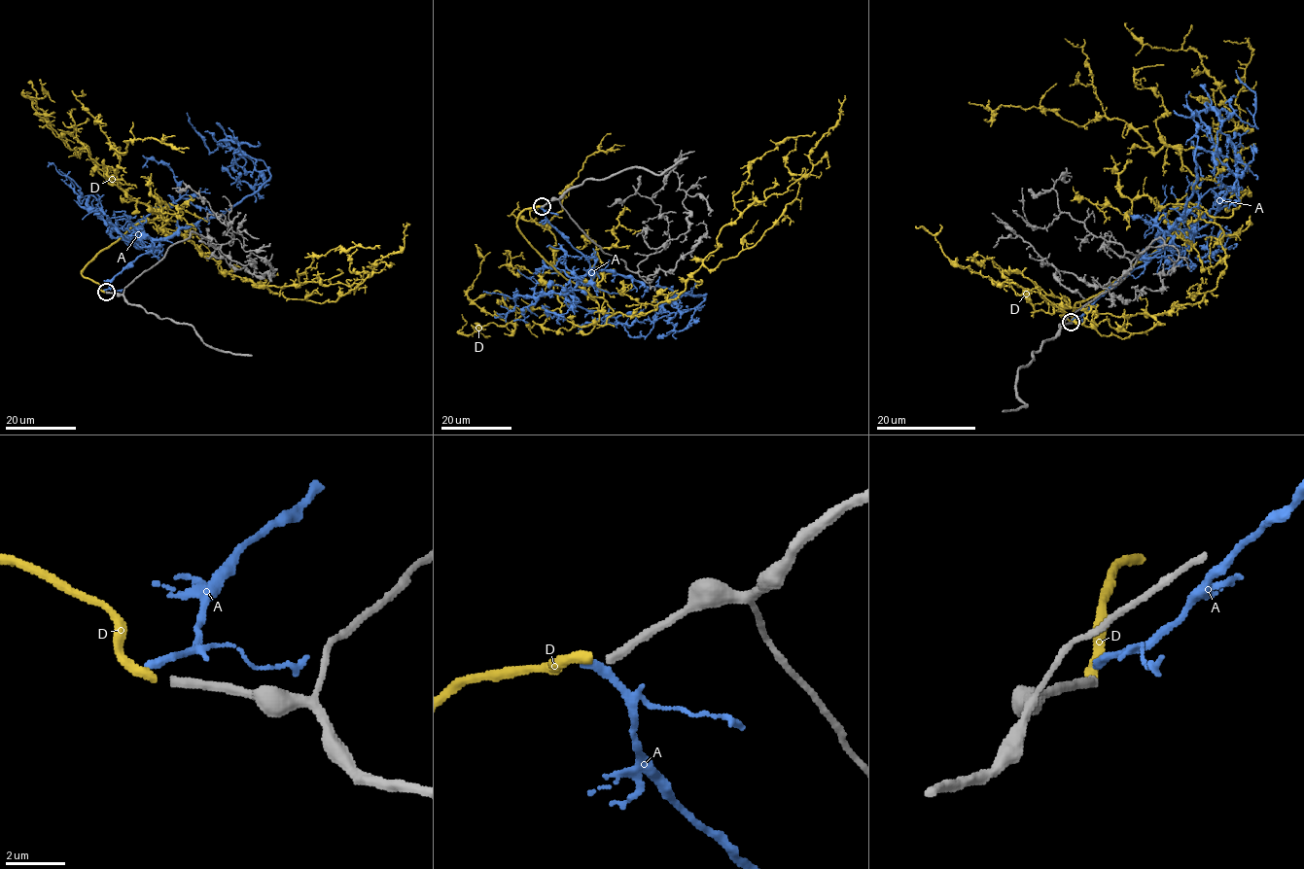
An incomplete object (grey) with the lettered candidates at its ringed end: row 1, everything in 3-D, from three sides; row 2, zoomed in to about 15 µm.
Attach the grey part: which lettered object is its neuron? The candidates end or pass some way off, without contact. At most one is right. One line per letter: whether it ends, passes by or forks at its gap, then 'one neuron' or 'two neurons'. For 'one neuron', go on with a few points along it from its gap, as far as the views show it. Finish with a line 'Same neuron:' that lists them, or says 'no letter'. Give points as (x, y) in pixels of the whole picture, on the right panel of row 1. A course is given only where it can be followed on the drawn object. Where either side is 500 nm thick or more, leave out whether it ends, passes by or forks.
A: it ends; two neurons
D: it ends; one neuron; course (1071, 322), (1182, 223), (1223, 233), (1226, 268), (1203, 299), (1114, 316), (1036, 311), (915, 225)
Same neuron: D

